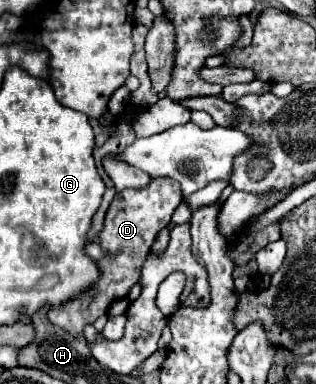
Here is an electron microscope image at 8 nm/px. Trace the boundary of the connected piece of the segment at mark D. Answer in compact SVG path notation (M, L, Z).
M153 178L145 190L117 192L107 210L103 230L99 232L99 246L107 252L107 256L103 256L97 262L101 272L99 282L85 290L83 294L67 300L67 304L51 308L49 320L55 326L63 326L67 332L77 336L83 332L87 324L93 324L99 316L107 314L109 306L115 300L127 298L129 290L139 282L139 270L143 268L143 262L149 256L149 248L155 242L157 232L171 222L171 216L175 208L181 204L181 200L183 194L179 182L171 178Z

